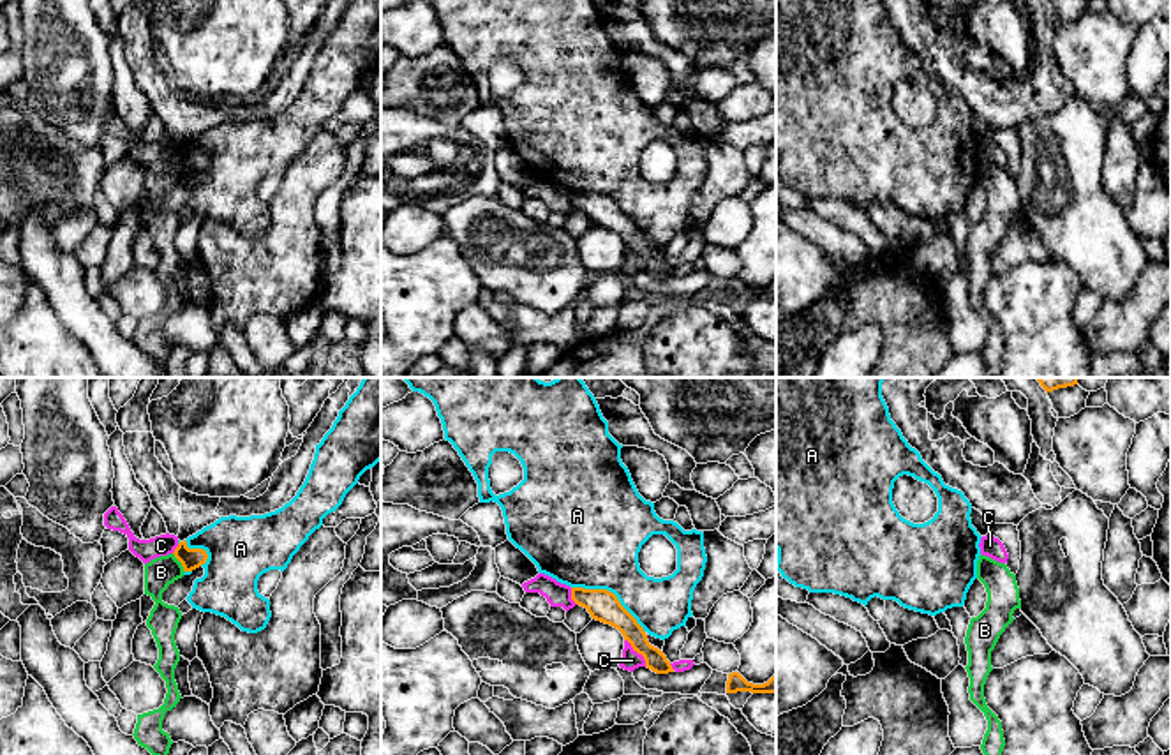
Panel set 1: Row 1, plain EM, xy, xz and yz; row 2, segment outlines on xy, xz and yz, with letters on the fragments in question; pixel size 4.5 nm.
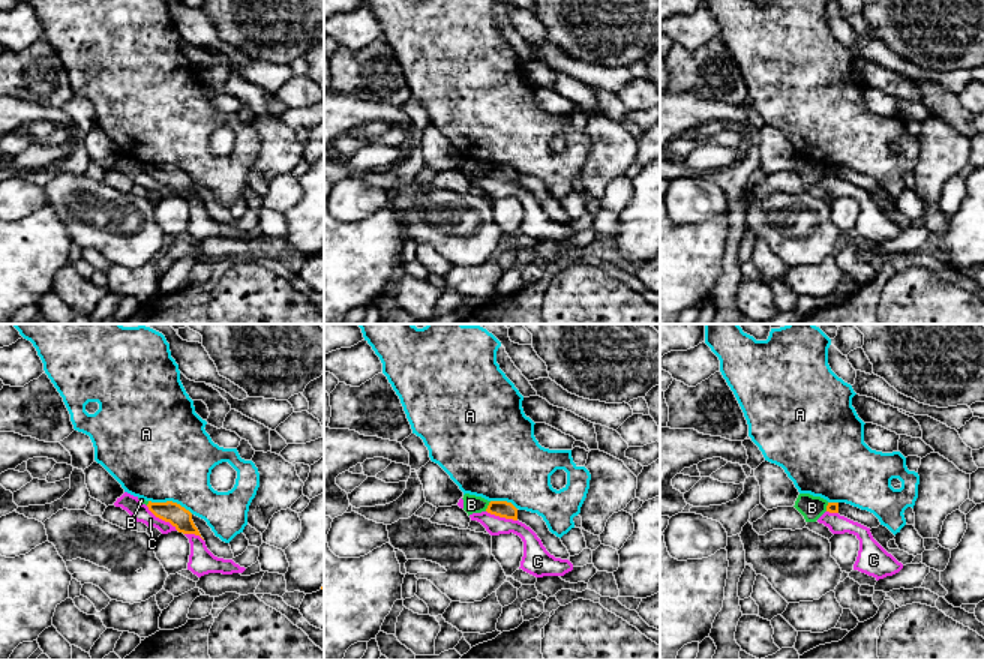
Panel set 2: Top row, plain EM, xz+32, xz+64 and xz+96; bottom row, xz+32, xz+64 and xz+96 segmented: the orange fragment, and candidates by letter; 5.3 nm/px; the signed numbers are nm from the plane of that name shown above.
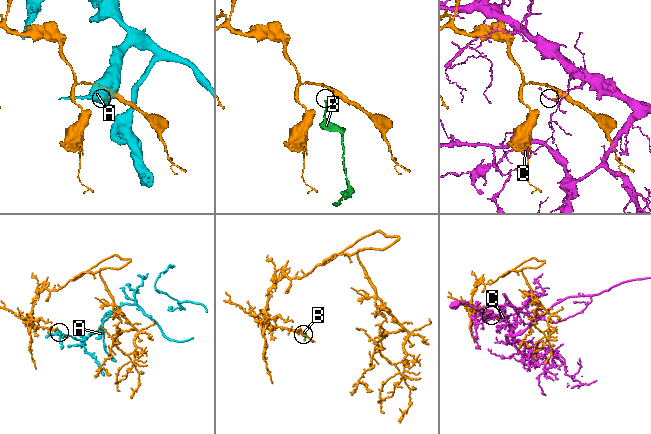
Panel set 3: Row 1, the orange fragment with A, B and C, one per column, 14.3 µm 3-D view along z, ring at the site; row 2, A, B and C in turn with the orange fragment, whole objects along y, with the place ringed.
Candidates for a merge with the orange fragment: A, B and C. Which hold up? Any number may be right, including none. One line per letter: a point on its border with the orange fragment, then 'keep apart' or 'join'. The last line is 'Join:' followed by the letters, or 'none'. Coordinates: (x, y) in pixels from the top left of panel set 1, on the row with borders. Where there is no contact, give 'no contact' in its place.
A: contact xz (612, 593); keep apart
B: contact xy (180, 561); keep apart
C: contact xz (639, 653); keep apart
Join: none

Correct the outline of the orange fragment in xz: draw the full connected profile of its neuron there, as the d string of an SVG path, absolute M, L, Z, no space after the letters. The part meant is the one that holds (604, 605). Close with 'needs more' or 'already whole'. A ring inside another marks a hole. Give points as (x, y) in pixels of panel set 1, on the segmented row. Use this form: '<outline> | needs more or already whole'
M571 587L571 600L584 607L593 619L617 628L638 654L644 656L645 667L656 674L674 672L670 662L658 647L651 646L644 628L621 605L617 596L607 589Z | already whole

